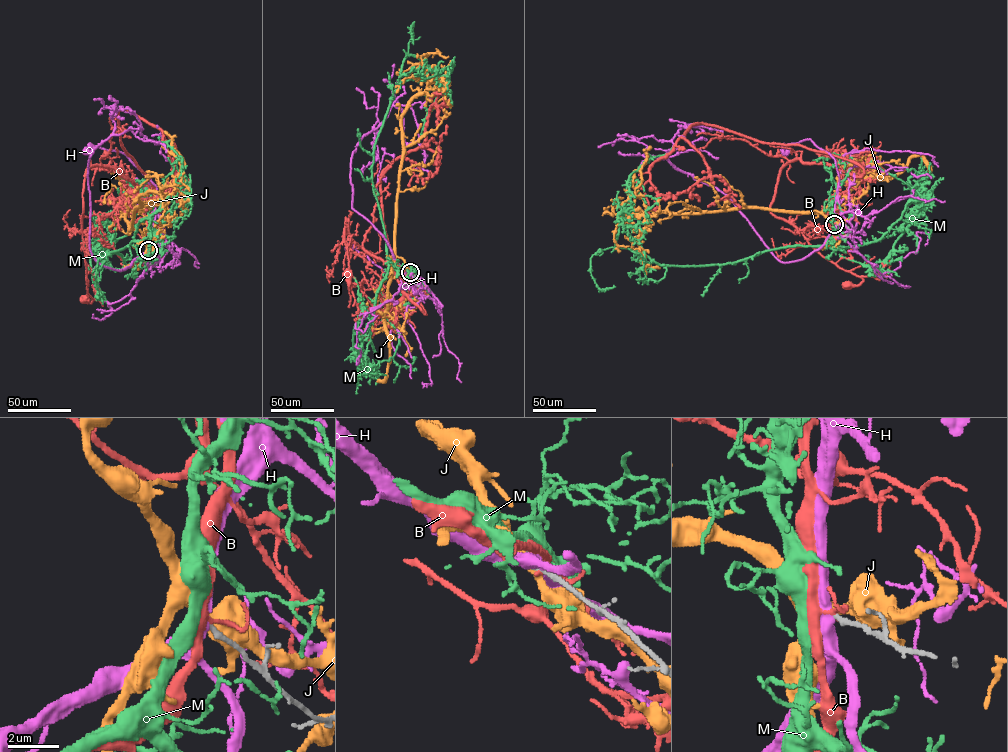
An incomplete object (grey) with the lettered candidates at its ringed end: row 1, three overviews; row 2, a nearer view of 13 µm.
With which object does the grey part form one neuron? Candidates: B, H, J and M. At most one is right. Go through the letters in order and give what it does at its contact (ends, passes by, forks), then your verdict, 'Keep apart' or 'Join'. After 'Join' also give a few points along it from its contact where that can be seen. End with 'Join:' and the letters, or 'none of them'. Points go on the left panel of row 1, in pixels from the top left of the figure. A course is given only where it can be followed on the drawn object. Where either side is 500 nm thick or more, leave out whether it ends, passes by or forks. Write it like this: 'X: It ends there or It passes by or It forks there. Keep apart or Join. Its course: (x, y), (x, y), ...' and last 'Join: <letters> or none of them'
B: It forks there. Keep apart
H: Keep apart
J: It passes by. Keep apart
M: It passes by. Join. Its course: (147, 250), (130, 265), (109, 254), (129, 244), (140, 220), (181, 187), (182, 157), (159, 137)
Join: M

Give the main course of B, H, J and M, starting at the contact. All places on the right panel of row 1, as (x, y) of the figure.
B: (834, 223), (841, 170), (787, 163), (770, 211), (863, 280), (847, 285)
H: (835, 224), (839, 175), (834, 159), (810, 139), (786, 145), (783, 150), (786, 152)
J: (835, 223), (815, 210), (635, 211), (635, 189), (641, 183), (641, 169), (650, 147)
M: (834, 223), (827, 245), (702, 266), (660, 265), (617, 247), (621, 219), (630, 218), (629, 175), (673, 148)

